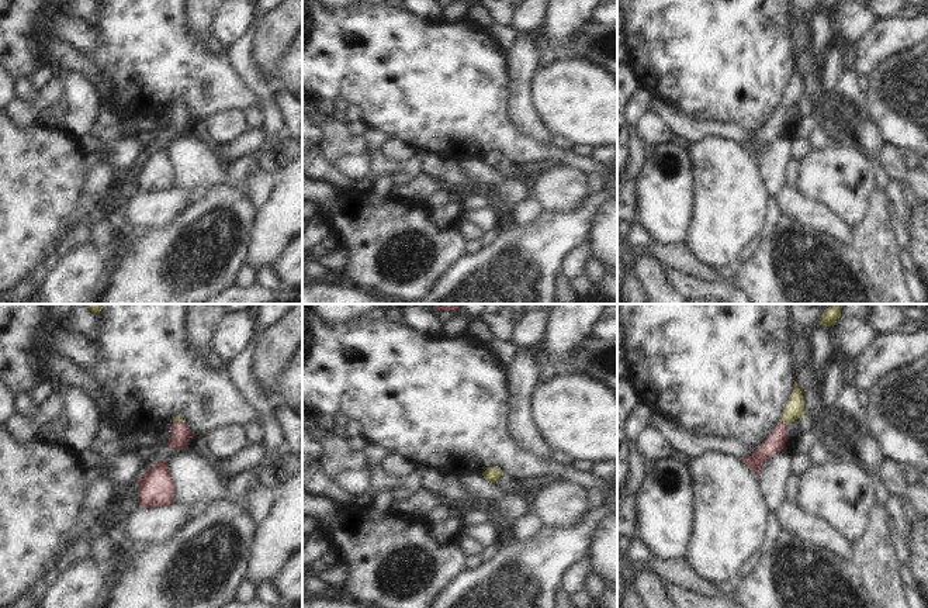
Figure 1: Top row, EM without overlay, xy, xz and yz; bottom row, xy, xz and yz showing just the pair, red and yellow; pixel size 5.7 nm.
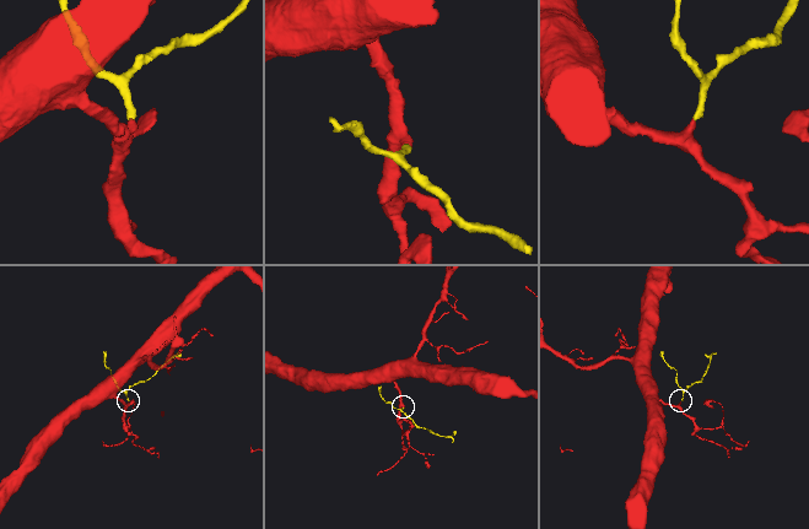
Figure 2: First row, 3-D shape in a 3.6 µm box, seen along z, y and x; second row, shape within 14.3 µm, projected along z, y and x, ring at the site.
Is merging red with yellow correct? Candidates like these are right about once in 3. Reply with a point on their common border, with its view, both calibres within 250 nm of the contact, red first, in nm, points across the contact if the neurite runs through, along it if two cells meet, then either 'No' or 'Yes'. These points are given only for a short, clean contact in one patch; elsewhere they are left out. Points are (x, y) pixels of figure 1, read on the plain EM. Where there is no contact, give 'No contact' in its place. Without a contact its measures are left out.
Touches red at yz (782, 107). Thickness 110 nm (red) against 110 nm. Path across: yz (775, 125), (779, 121), (782, 107), (793, 94). Yes.

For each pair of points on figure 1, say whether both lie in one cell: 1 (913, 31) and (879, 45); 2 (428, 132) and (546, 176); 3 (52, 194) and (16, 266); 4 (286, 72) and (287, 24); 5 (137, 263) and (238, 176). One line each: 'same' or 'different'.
1: same
2: different
3: same
4: different
5: different

